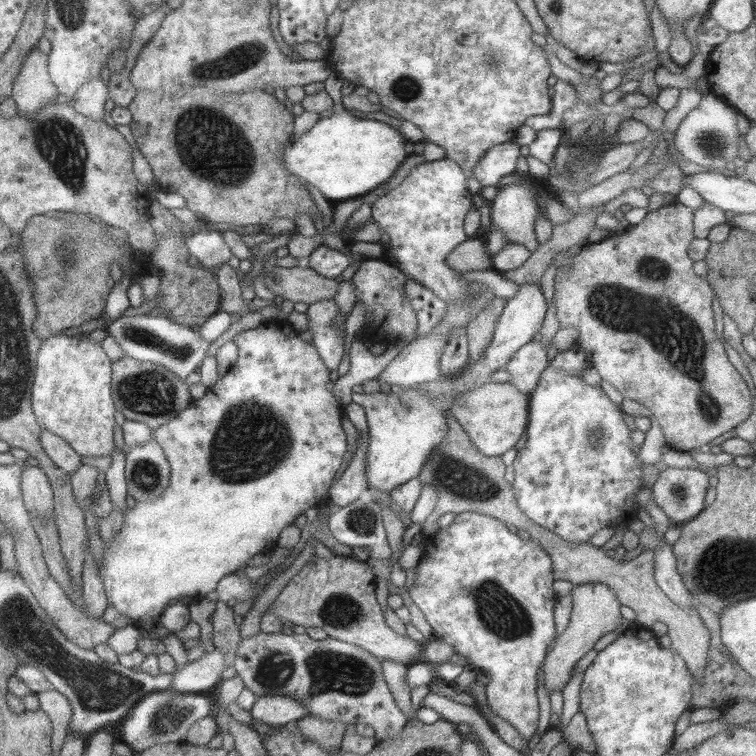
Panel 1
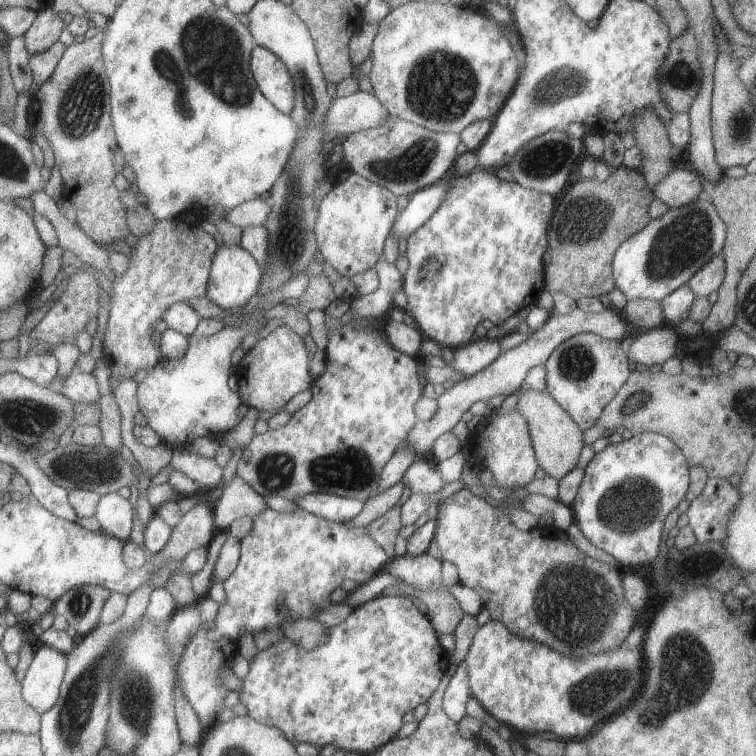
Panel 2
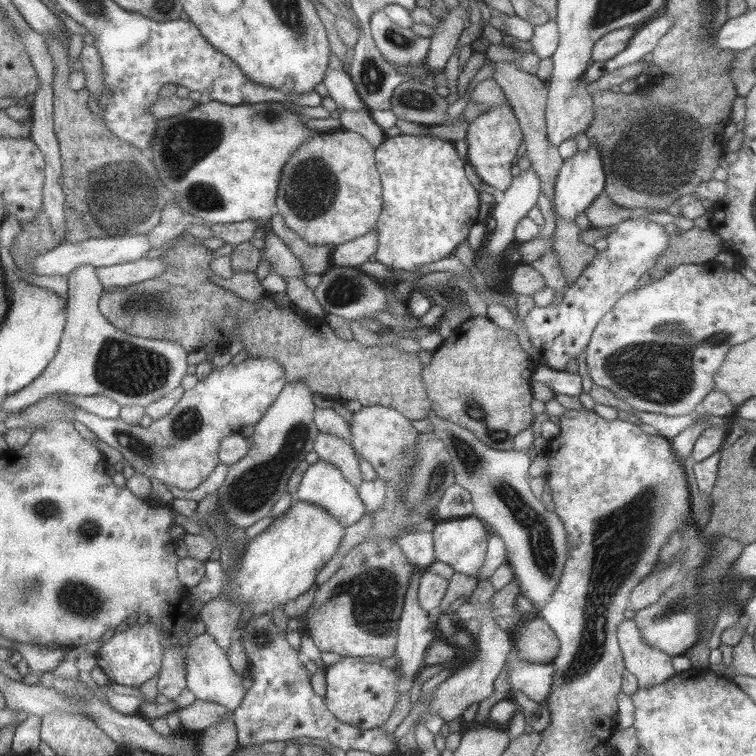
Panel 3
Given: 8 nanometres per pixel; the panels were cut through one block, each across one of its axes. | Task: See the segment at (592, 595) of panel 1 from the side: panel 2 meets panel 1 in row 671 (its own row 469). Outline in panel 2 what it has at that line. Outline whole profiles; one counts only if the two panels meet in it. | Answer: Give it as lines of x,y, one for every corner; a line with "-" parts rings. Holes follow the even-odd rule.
525,386
519,391
516,410
528,420
530,438
532,438
538,464
545,470
547,476
560,480
576,468
578,458
585,447
584,434
578,428
578,424
570,418
570,414
562,410
562,406
552,398
547,390
540,392

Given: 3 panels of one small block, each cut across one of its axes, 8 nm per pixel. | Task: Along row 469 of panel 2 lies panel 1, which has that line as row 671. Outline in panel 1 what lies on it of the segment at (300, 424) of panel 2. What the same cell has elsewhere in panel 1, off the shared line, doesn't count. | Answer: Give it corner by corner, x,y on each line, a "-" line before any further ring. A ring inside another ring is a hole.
261,630
259,634
251,638
242,639
236,650
234,667
248,689
259,696
266,694
284,694
294,697
304,708
310,710
309,714
322,718
322,720
334,720
349,724
366,724
375,730
373,743
382,743
400,733
406,726
407,719
386,684
382,672
382,663
379,658
370,654
360,646
326,638
314,640
307,634
282,634
281,631
268,633

